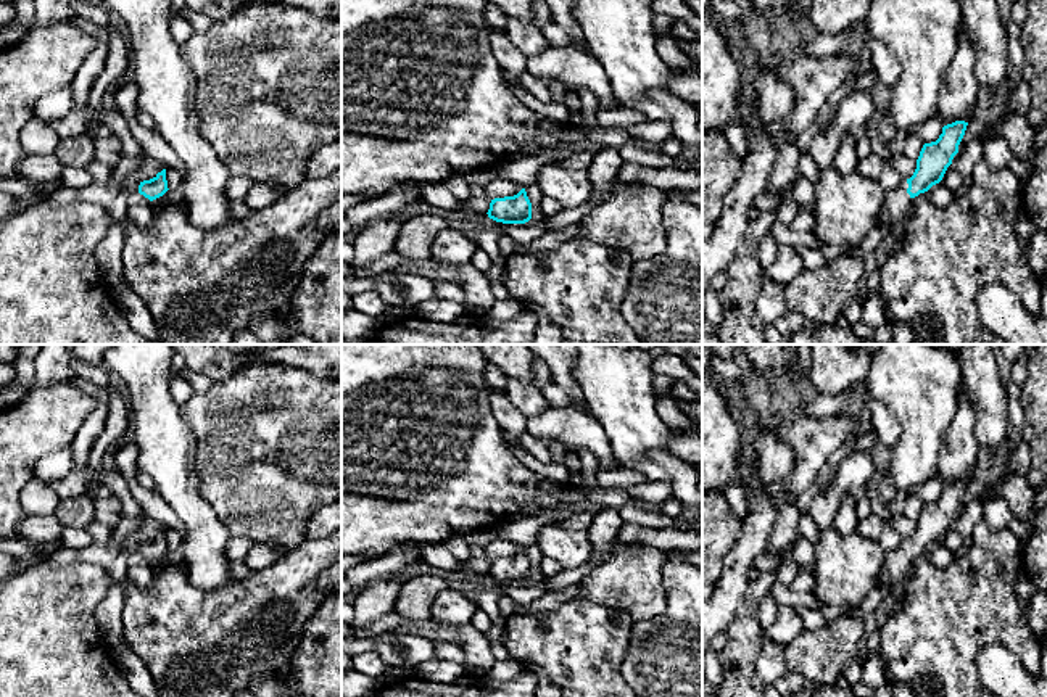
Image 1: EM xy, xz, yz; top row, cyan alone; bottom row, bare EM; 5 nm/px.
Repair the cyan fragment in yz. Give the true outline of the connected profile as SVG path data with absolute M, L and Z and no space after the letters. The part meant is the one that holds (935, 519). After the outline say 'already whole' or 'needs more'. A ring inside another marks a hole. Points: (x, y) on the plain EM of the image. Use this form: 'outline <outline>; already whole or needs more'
outline M965 481L944 486L936 502L923 505L913 536L902 541L896 551L886 554L878 583L881 583L891 596L902 589L912 560L942 541L954 517L958 513L958 505L966 486L968 483Z; needs more

